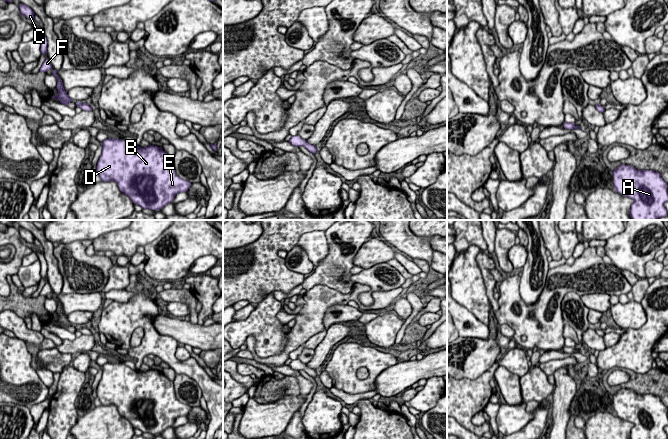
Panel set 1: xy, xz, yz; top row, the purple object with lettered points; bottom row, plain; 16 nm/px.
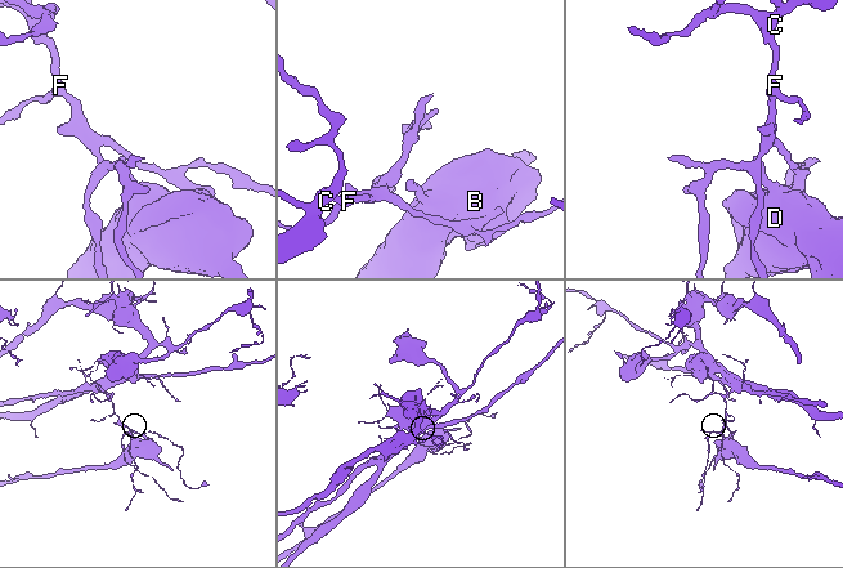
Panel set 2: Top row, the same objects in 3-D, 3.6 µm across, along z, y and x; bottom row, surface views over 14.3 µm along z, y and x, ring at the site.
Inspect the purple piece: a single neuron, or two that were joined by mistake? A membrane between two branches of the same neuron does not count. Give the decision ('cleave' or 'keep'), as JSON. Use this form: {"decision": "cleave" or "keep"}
{"decision": "cleave"}

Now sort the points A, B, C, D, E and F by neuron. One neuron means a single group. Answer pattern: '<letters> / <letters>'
A B D E / C F

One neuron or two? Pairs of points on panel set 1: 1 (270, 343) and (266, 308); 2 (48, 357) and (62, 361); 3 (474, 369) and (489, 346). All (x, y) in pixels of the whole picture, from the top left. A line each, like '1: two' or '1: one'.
1: one
2: one
3: one

